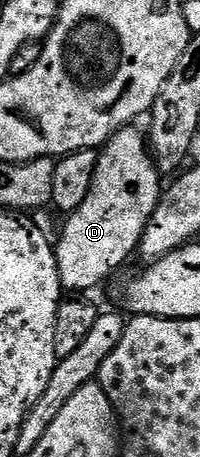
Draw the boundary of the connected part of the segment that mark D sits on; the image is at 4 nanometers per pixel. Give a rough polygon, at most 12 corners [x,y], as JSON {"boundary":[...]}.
{"boundary":[[147,136],[98,151],[54,256],[67,292],[133,256],[164,183]]}

